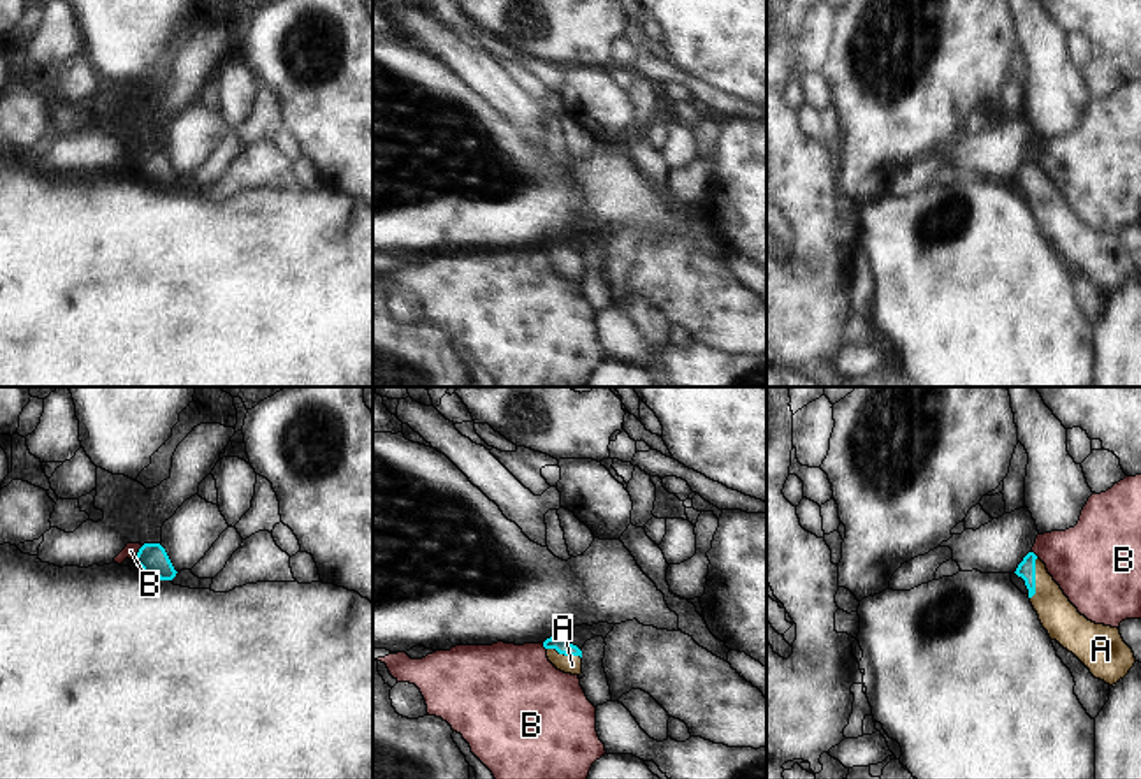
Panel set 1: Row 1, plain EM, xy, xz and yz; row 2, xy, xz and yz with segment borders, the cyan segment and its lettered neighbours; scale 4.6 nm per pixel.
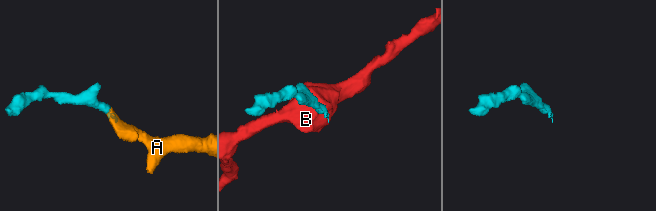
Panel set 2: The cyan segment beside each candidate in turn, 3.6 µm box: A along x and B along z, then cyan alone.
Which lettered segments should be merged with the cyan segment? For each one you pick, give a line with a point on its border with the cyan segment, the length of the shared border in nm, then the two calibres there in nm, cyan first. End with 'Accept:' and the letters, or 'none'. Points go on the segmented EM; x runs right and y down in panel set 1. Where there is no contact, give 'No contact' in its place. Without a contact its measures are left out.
A: Touches cyan at yz (1034, 579). Shared border 190 nm. Thickness 80 nm (cyan) against 170 nm
Accept: A.

